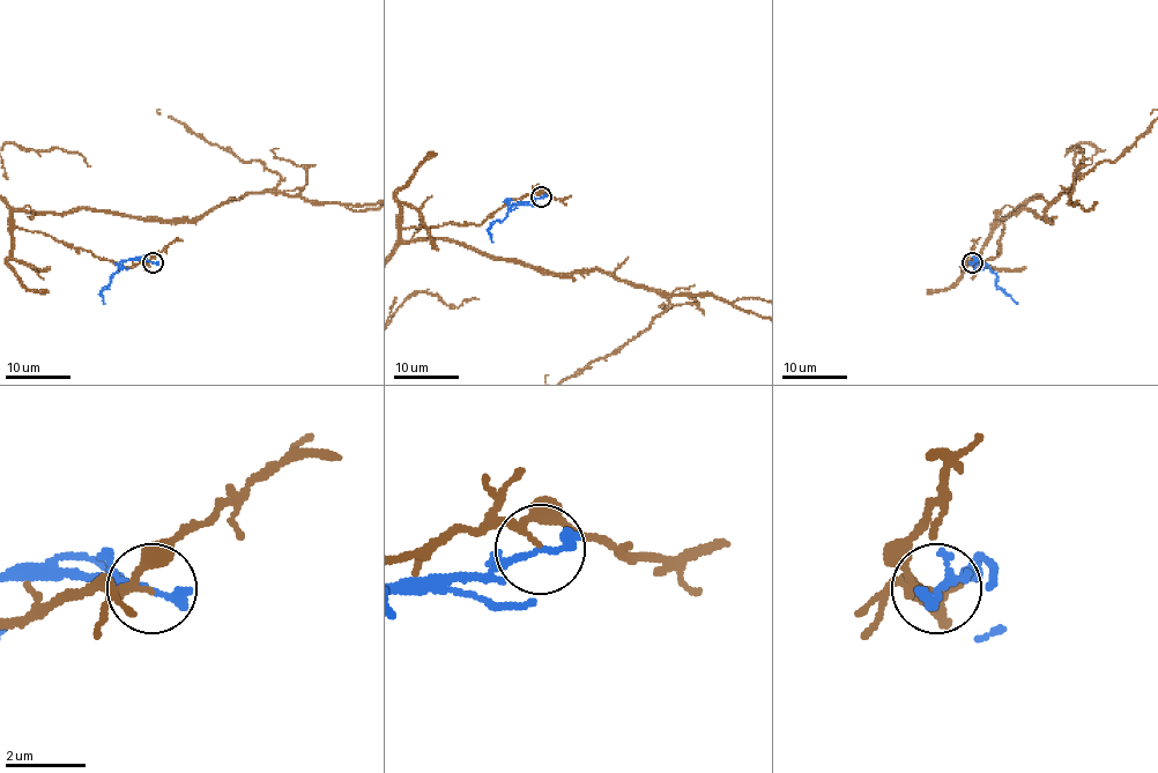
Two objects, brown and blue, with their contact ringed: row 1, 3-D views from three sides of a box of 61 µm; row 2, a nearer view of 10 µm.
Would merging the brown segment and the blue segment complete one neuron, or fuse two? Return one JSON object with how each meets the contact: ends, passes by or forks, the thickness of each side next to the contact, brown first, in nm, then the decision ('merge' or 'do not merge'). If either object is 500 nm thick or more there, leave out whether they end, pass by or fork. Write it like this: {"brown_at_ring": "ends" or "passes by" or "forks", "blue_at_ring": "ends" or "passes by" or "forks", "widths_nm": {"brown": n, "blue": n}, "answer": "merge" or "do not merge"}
{"brown_at_ring": "passes by", "blue_at_ring": "ends", "widths_nm": {"brown": 140, "blue": 240}, "answer": "do not merge"}

